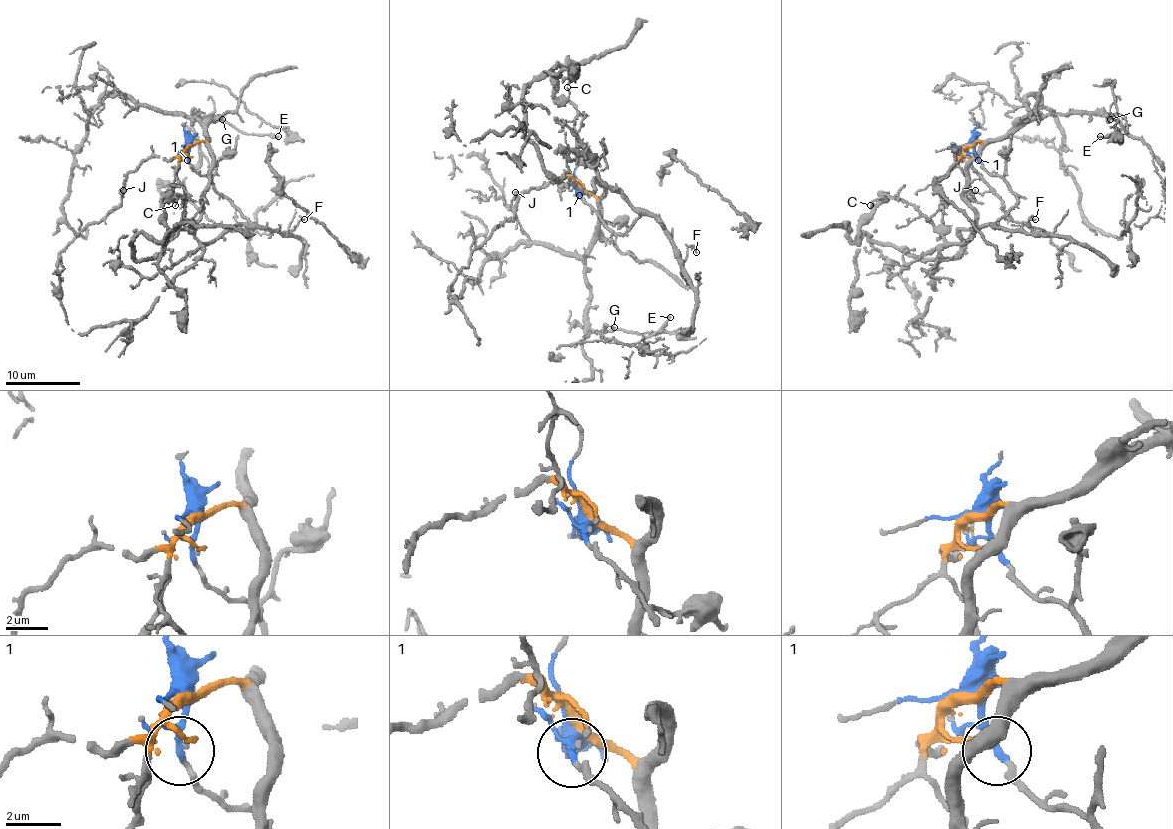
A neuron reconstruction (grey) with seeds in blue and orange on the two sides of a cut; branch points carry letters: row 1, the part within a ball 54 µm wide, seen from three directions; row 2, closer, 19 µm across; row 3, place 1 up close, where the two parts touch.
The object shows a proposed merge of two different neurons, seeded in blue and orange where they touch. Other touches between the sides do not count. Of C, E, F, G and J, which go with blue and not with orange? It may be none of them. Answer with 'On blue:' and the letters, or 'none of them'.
On blue: C, F

